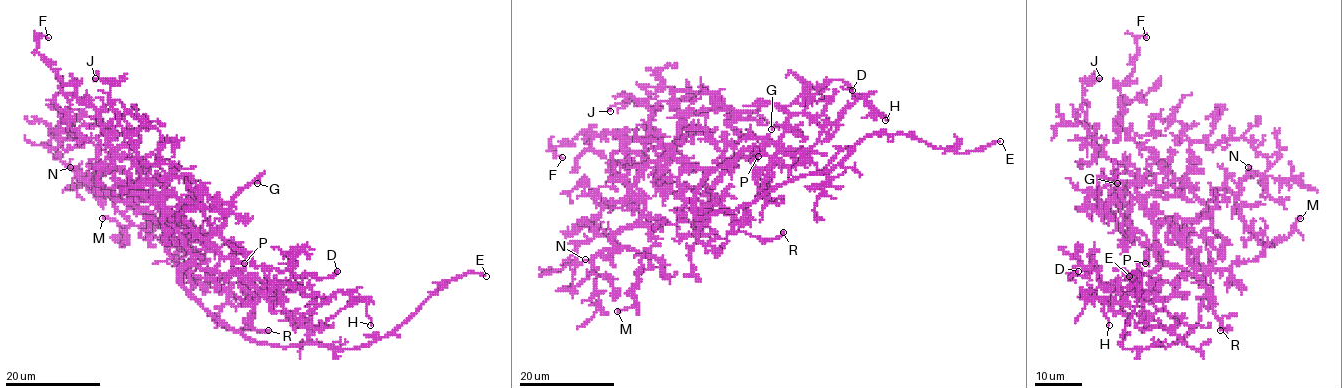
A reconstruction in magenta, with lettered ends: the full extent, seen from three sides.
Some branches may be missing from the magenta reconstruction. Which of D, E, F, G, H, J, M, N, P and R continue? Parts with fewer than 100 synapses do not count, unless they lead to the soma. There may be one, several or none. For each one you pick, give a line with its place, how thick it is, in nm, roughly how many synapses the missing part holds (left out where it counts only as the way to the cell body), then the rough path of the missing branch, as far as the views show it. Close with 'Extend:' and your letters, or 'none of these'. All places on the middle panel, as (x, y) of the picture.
E: place (1000, 141); calibre 220 nm
Extend: E

